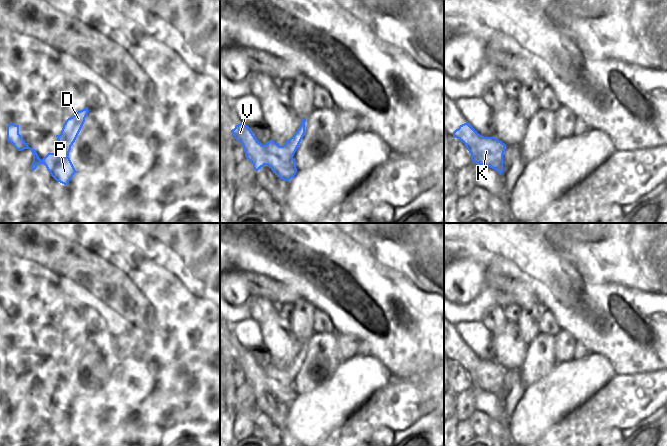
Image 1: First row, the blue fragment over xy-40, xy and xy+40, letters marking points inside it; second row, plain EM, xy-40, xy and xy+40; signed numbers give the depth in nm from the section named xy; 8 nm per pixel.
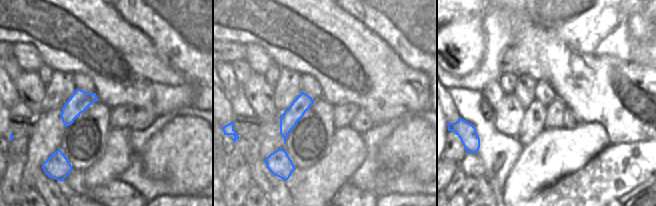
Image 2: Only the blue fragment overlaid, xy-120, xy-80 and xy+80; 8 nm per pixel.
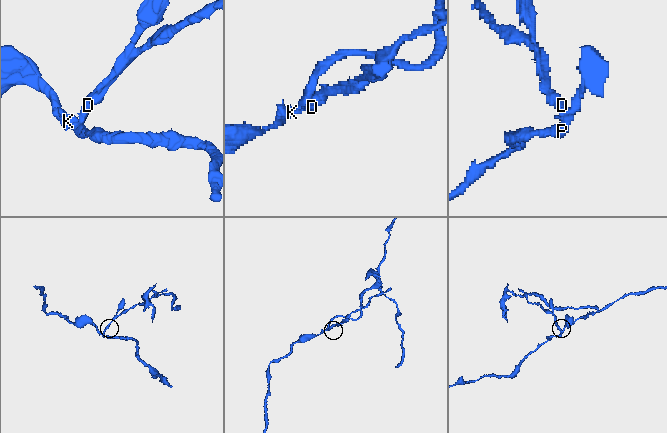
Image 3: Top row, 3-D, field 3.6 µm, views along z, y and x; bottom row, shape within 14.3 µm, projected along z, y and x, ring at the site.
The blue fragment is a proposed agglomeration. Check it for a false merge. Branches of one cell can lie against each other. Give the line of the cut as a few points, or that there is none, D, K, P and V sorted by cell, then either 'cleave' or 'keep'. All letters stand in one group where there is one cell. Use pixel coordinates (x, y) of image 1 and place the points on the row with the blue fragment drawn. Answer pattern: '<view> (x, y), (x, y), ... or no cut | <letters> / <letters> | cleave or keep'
xy (283, 145), (292, 158) | D / K P V | cleave

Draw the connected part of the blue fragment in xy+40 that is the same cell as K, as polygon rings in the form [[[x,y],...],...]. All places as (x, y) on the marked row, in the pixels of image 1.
[[[467,122],[460,125],[453,132],[453,137],[462,141],[469,153],[473,163],[478,163],[484,167],[490,167],[500,175],[503,172],[503,154],[505,144],[493,137],[480,135]]]

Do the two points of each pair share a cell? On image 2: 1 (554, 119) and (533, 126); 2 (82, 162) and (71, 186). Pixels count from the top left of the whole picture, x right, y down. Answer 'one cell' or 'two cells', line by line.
1: two cells
2: two cells

